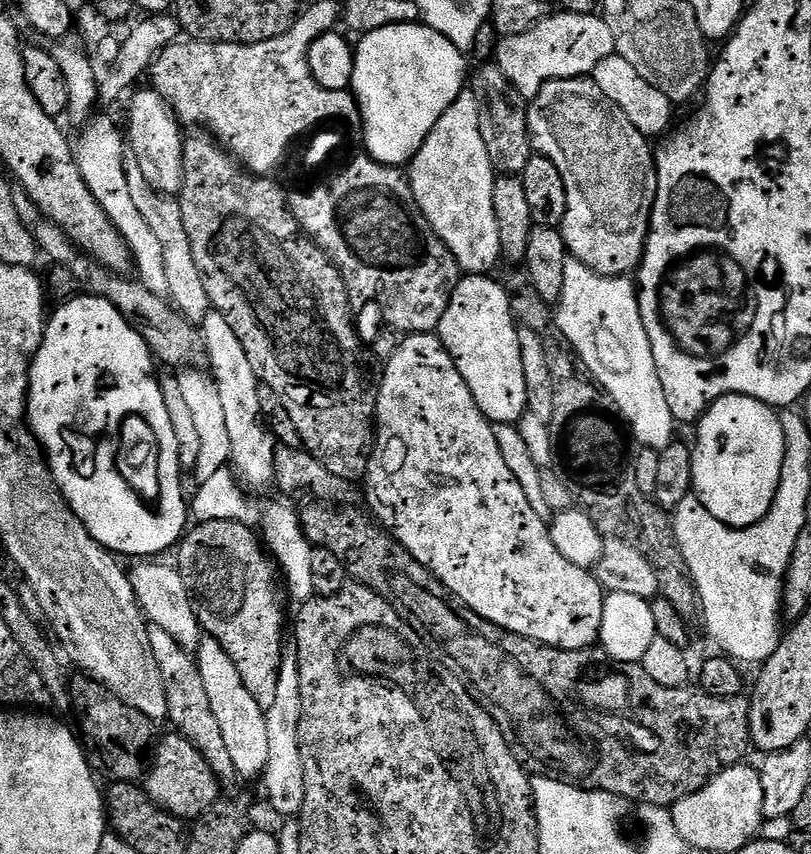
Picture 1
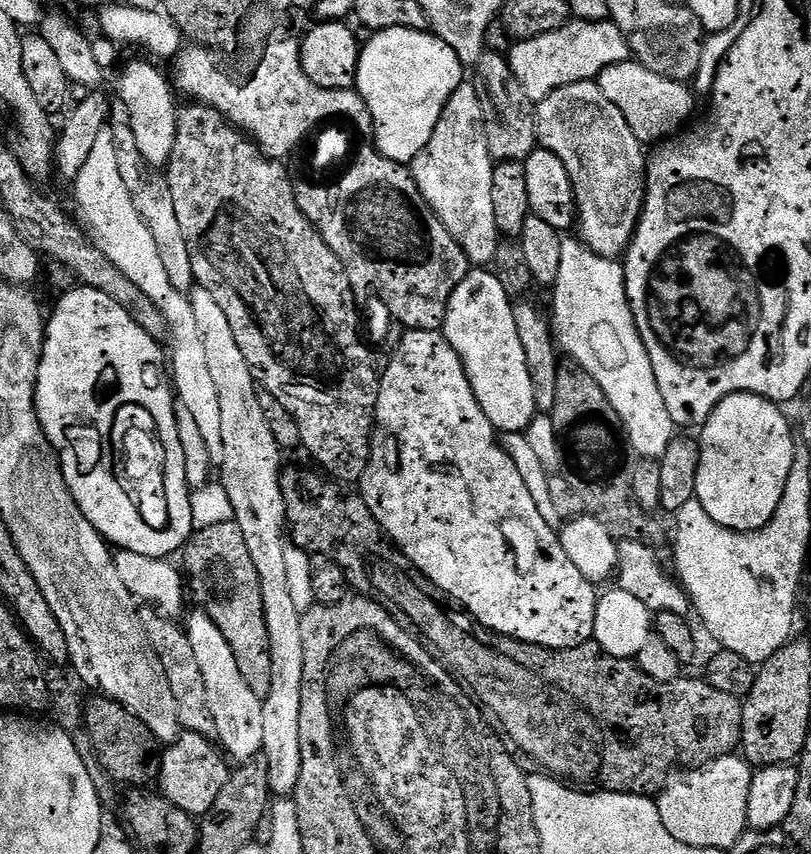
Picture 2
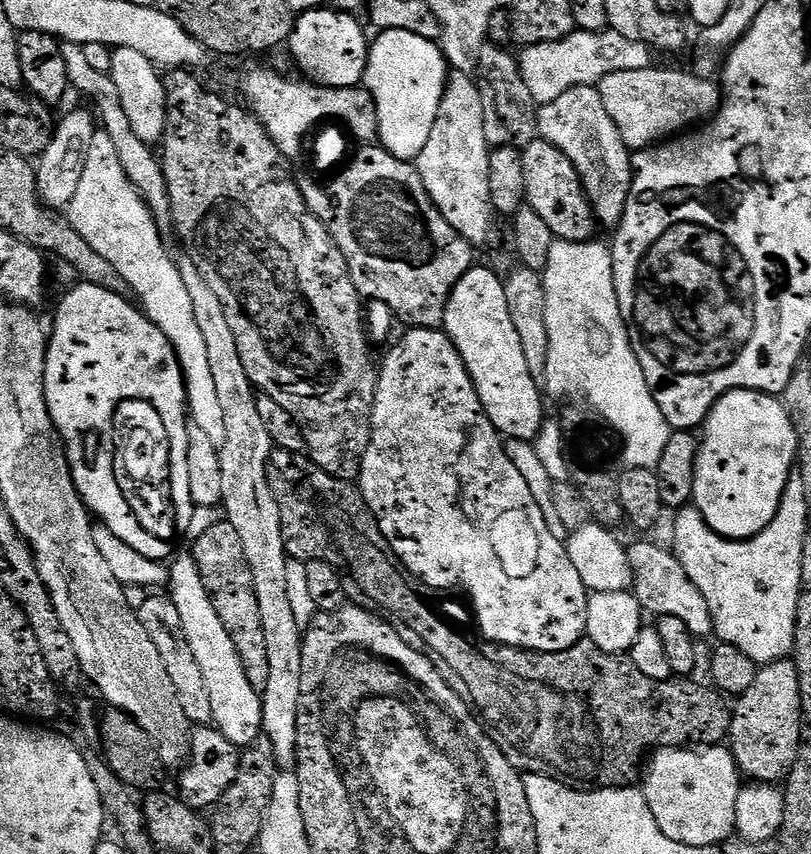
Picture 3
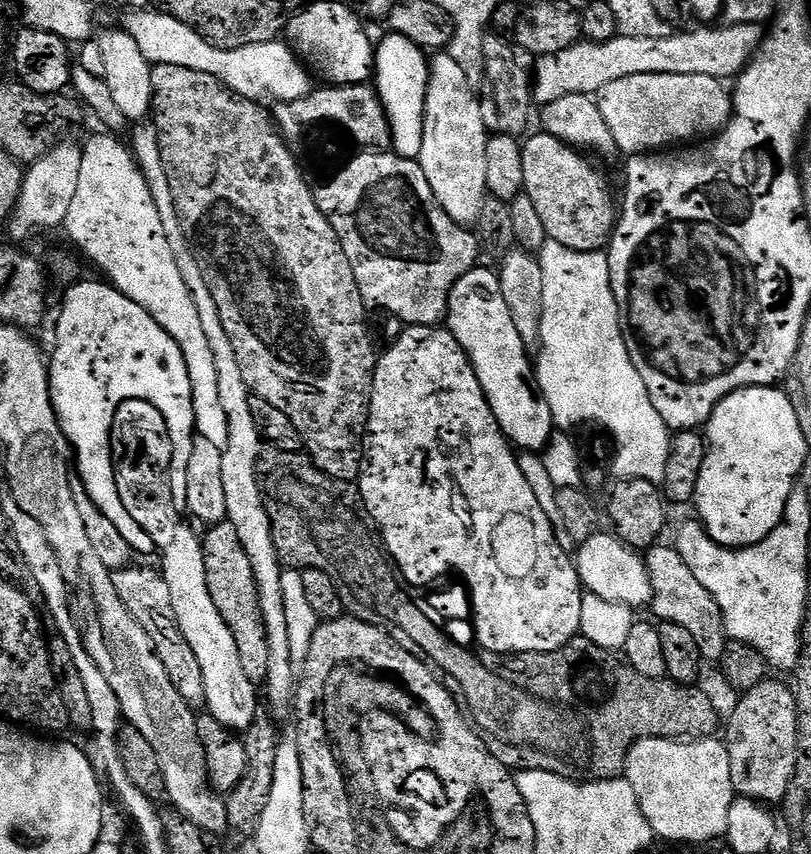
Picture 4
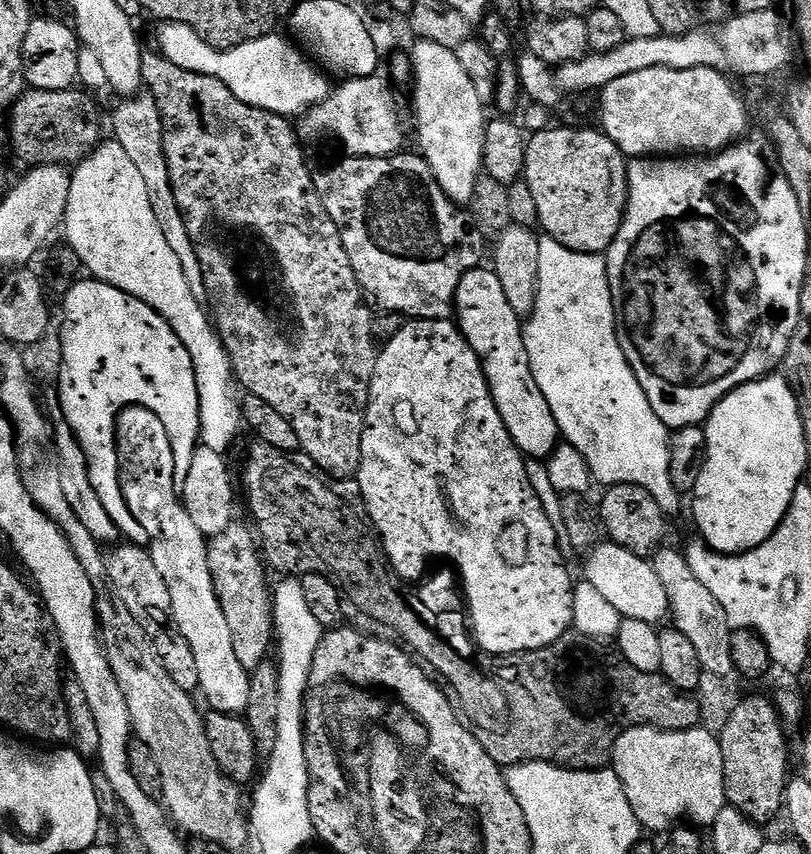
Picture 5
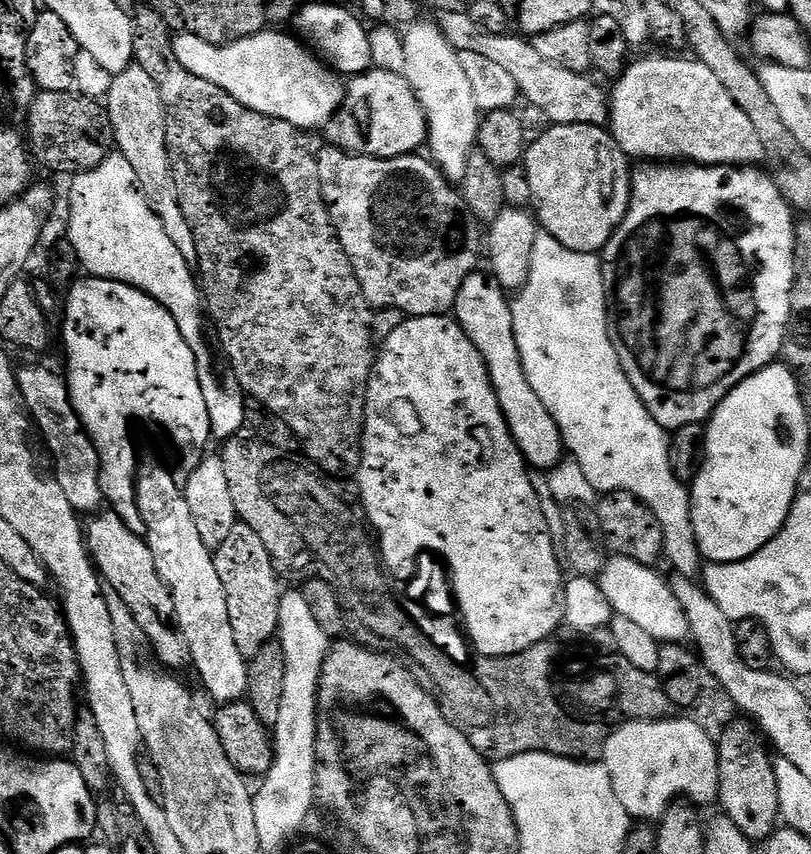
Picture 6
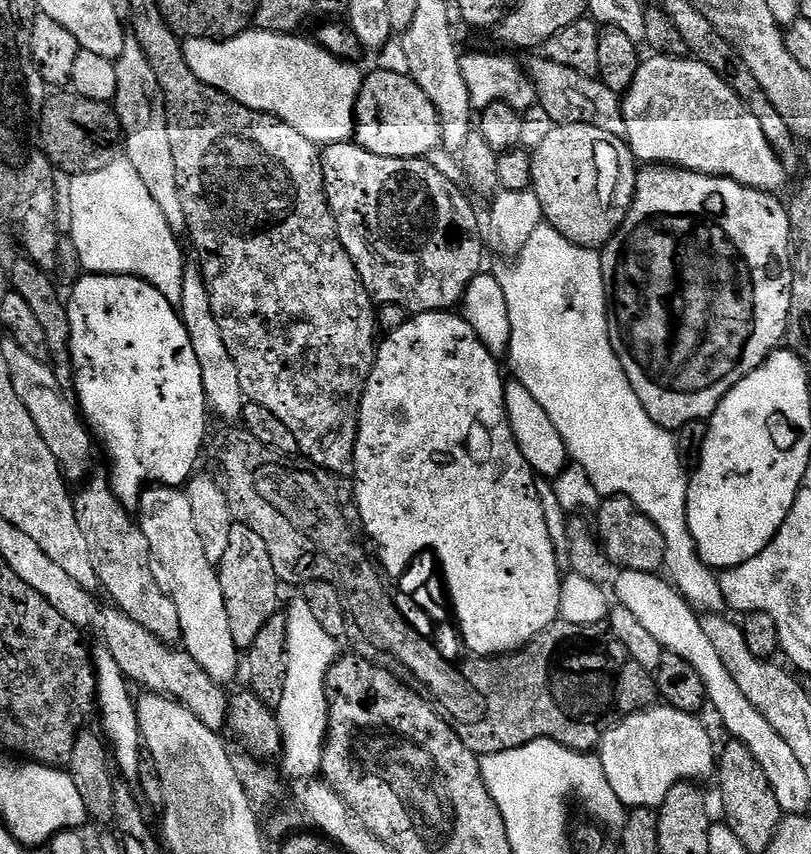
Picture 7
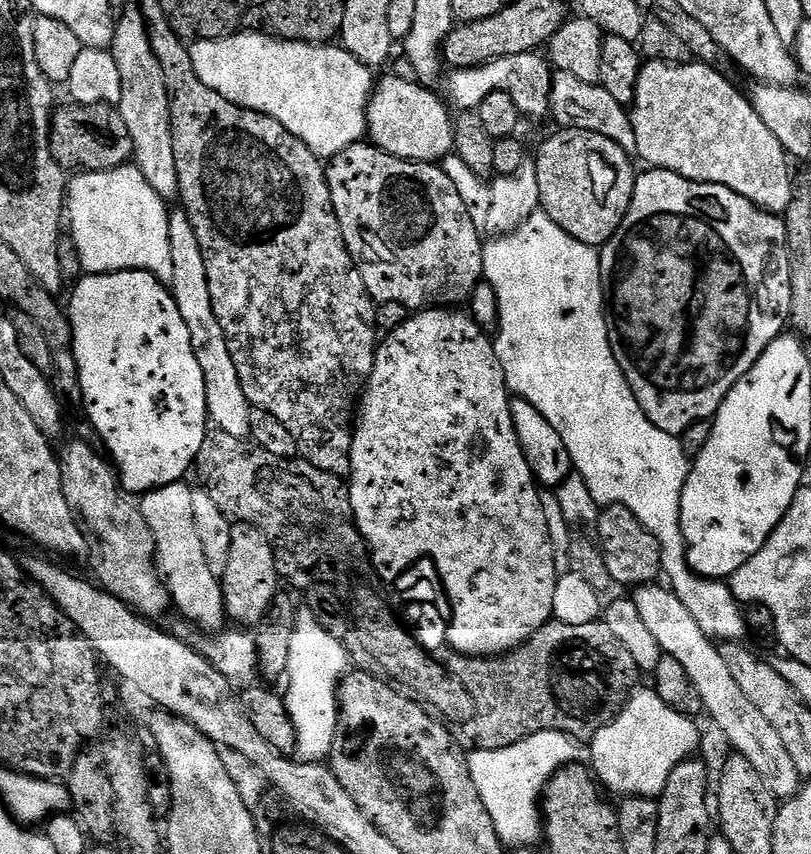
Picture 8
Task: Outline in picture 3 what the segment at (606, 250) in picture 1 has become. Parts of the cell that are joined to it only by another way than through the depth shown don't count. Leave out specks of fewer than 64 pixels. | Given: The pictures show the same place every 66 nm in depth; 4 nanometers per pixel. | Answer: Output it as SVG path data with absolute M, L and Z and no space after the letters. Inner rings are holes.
M599 87L575 88L554 98L554 102L539 105L536 113L539 139L550 142L570 158L572 165L580 171L584 192L592 204L597 225L615 229L624 217L628 196L632 193L634 175L633 153L624 139L624 133L616 120L606 110Z

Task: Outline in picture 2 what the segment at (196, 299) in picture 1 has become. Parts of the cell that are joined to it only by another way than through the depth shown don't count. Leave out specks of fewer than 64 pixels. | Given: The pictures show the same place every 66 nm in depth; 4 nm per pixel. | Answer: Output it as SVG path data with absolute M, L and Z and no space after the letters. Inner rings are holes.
M116 98L111 101L109 128L114 134L114 151L118 157L118 174L122 174L122 183L130 190L134 198L134 210L142 214L150 234L154 234L154 243L158 245L158 254L162 257L162 266L170 277L170 282L182 293L191 293L194 287L190 250L186 250L186 238L178 223L178 214L174 211L174 197L170 194L167 175L159 167L152 167L138 150L133 126L130 123L130 110L124 102Z

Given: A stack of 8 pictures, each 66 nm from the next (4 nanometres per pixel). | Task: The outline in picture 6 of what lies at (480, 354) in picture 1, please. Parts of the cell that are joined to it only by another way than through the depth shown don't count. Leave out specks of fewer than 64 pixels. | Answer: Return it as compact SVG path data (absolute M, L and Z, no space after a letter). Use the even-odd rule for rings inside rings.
M483 270L471 272L466 282L462 282L456 299L454 319L460 323L470 342L478 346L478 354L482 354L486 362L490 382L498 394L498 402L502 406L508 429L518 450L533 469L553 468L565 459L564 436L560 432L558 422L554 422L550 410L542 406L542 398L534 394L530 378L526 378L526 370L518 354L518 342L514 338L512 305L509 297L504 297L507 296L506 289L496 281L495 276L484 272Z

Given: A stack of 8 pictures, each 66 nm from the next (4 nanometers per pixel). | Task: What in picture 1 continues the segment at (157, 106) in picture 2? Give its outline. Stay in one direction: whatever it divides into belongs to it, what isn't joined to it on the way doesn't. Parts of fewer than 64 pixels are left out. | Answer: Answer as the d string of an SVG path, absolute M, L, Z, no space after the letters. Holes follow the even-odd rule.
M155 90L147 91L137 91L137 96L132 100L132 109L128 112L128 128L126 124L126 144L131 155L138 158L138 166L141 167L146 182L159 193L175 197L181 190L181 158L184 156L182 125L175 112Z

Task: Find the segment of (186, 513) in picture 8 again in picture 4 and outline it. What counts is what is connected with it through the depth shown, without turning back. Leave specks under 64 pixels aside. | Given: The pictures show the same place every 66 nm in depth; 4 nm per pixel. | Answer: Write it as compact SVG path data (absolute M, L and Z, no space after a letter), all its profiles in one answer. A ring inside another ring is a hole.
M145 482L127 492L130 510L138 518L146 518L148 536L154 538L157 549L164 548L164 568L162 575L166 586L170 586L170 598L174 598L174 614L186 642L190 642L190 650L198 654L198 662L202 666L202 679L206 682L206 712L213 716L222 726L237 734L243 734L254 722L258 705L256 705L257 685L246 678L242 670L242 662L238 659L238 646L234 643L234 634L230 634L230 626L222 622L222 614L218 614L218 606L214 606L214 598L210 598L210 590L206 586L206 562L201 537L192 529L191 523L181 517L172 516L166 506L166 498L154 490L151 483Z

